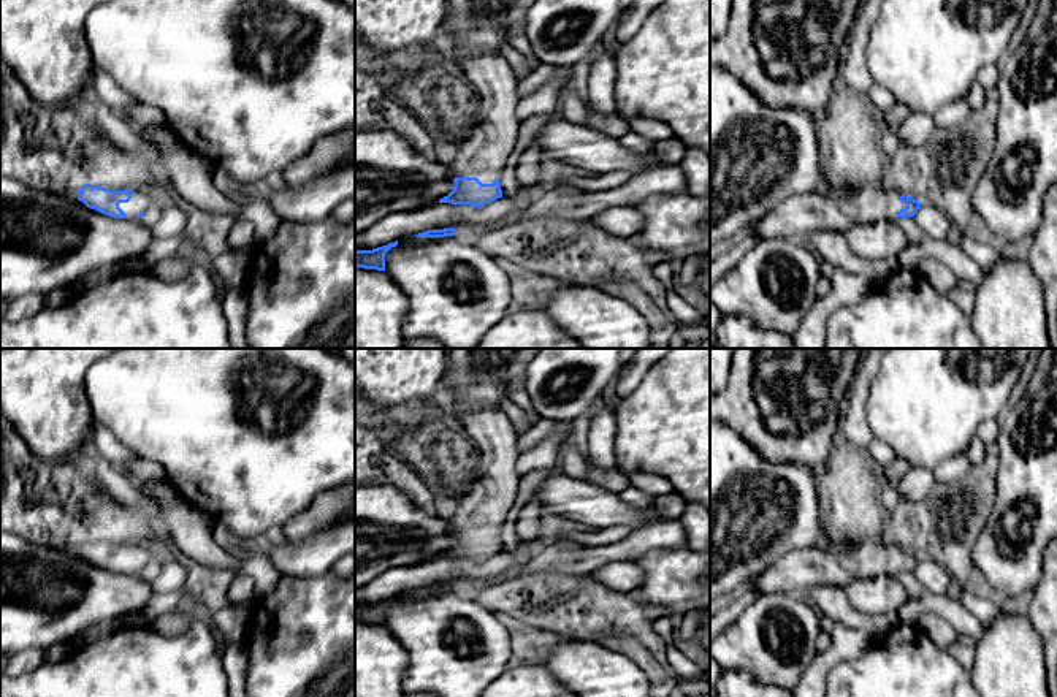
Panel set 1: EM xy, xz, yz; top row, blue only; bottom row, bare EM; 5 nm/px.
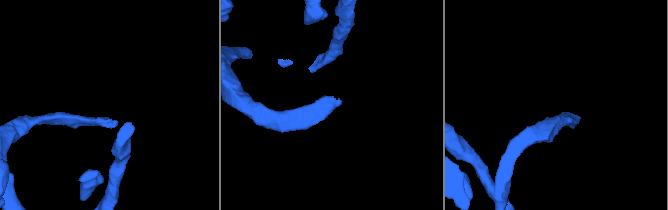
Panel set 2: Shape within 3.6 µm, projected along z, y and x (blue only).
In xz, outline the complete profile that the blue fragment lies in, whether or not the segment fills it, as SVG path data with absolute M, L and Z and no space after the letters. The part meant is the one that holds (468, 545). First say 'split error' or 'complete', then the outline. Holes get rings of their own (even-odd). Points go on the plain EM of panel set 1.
split error | M501 409L471 412L458 418L458 421L463 425L467 436L475 442L480 451L480 459L469 489L452 504L448 523L455 542L447 551L441 553L439 558L482 562L498 553L502 553L502 545L499 542L501 529L509 520L512 520L510 516L518 507L518 434Z

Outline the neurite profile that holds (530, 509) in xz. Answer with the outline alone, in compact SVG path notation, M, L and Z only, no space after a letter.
M529 497L525 504L517 507L517 515L520 518L539 518L540 507L536 497Z

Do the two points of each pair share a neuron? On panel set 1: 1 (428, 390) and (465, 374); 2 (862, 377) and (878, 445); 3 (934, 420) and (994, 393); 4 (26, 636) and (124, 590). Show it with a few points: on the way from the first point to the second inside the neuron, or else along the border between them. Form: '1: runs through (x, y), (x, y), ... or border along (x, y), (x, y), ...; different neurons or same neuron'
1: border along (442, 384), (441, 393); different neurons
2: border along (875, 439), (867, 449); different neurons
3: runs through (948, 407), (980, 401); same neuron
4: runs through (49, 626), (76, 612), (92, 596), (100, 596); same neuron

